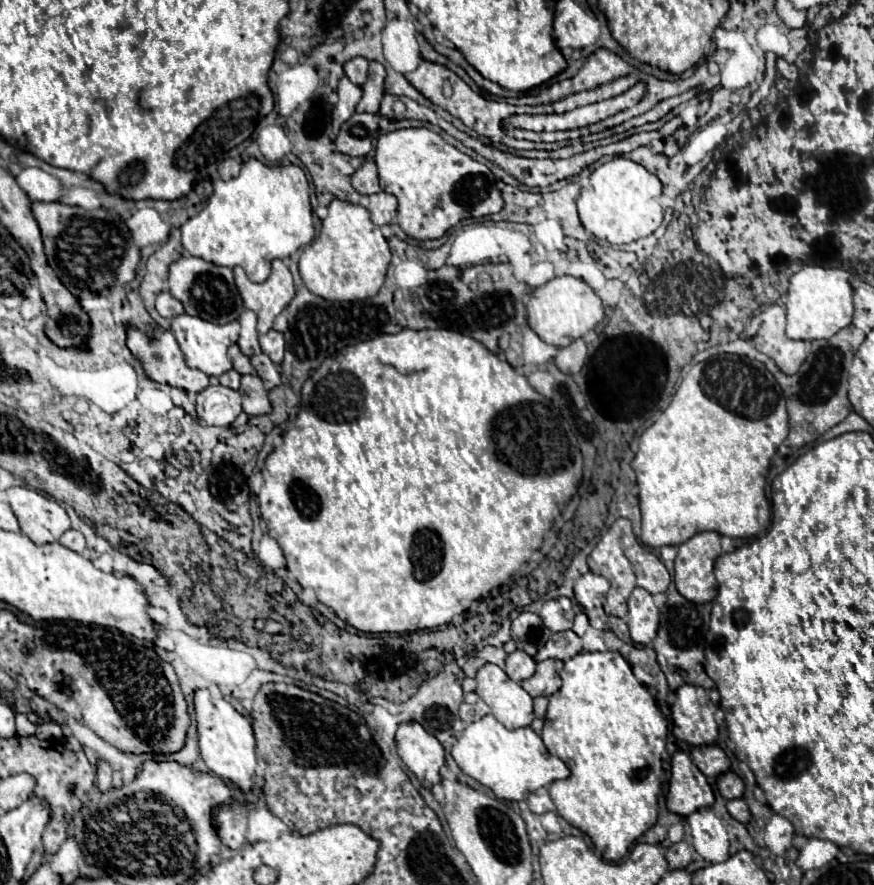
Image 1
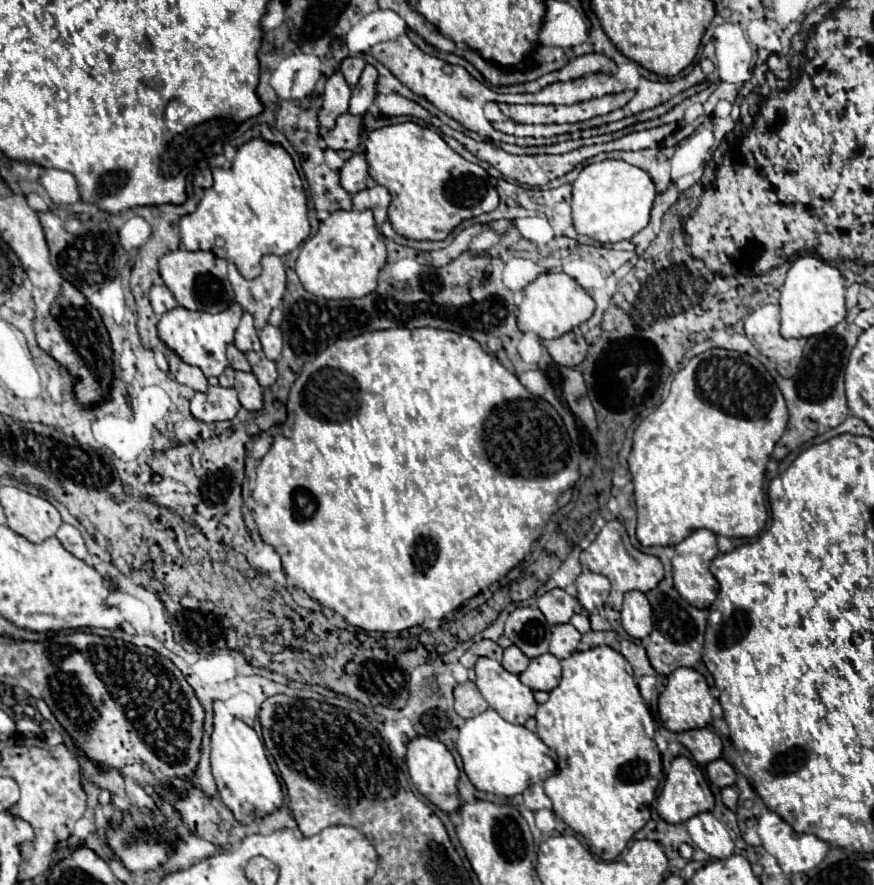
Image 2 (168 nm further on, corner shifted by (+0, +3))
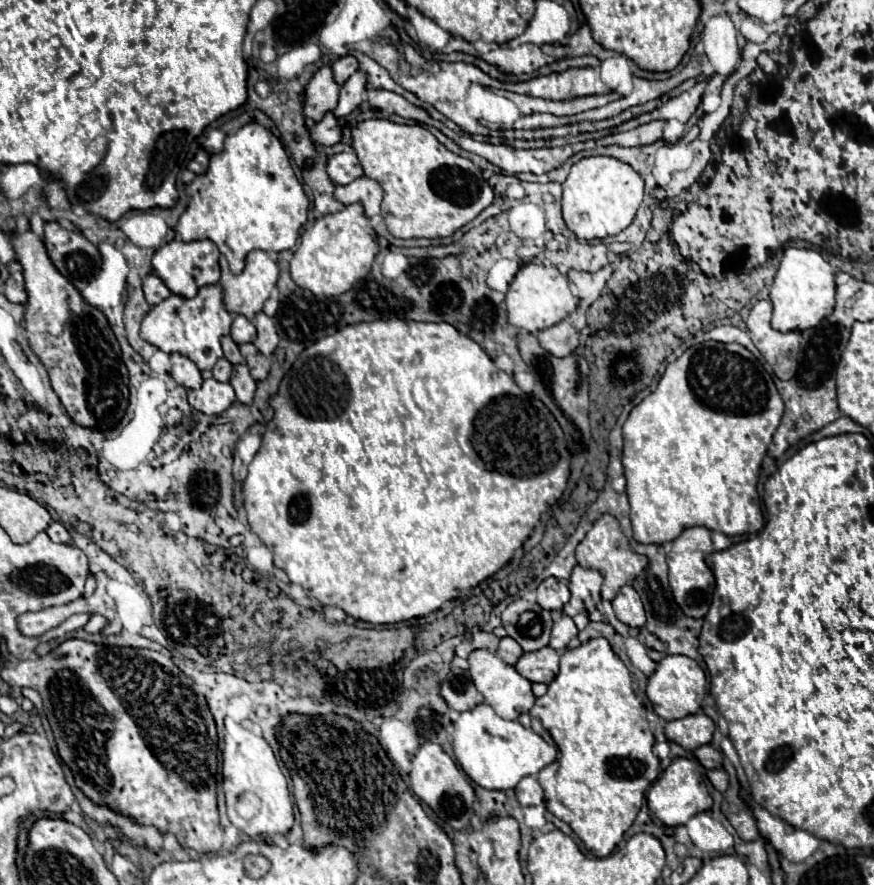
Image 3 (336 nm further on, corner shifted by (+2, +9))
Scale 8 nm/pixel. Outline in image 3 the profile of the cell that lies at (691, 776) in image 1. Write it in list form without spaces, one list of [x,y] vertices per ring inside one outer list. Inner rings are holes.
[[[677,759],[651,785],[651,789],[647,793],[647,805],[649,805],[649,815],[657,825],[673,827],[673,825],[685,825],[689,821],[689,817],[711,809],[713,799],[695,761],[693,759]]]

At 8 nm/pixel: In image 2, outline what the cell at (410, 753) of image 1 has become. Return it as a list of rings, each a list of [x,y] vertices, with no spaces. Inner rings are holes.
[[[415,737],[409,741],[407,745],[407,755],[405,755],[405,761],[407,761],[407,769],[409,769],[409,775],[411,775],[411,781],[415,783],[417,791],[427,797],[433,805],[437,805],[441,811],[445,813],[451,813],[451,811],[457,811],[461,799],[457,795],[457,779],[459,779],[459,769],[455,765],[455,759],[453,755],[447,751],[447,747],[435,739],[429,739],[429,737]]]

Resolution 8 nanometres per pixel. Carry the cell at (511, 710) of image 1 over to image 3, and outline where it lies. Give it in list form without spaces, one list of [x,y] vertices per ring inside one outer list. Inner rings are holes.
[[[477,649],[469,655],[469,673],[477,687],[477,691],[485,697],[485,703],[493,707],[493,711],[503,719],[517,719],[521,713],[527,713],[533,707],[535,695],[531,691],[531,683],[515,671],[515,667],[501,661],[495,653],[487,649]]]

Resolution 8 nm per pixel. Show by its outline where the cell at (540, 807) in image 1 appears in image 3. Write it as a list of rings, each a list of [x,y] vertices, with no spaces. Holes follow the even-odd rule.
[[[523,777],[515,787],[515,795],[521,805],[543,805],[543,789],[535,777]]]

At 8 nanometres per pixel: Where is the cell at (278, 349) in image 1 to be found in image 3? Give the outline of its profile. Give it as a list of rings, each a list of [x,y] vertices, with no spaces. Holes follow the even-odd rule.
[[[257,313],[257,317],[253,319],[253,325],[257,327],[257,339],[253,341],[257,345],[257,349],[263,355],[271,355],[279,343],[277,331],[275,331],[275,323],[271,317],[267,317],[265,313]]]

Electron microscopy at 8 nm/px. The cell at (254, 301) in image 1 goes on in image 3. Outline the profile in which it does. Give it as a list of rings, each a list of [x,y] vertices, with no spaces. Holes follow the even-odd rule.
[[[251,251],[245,257],[245,269],[239,275],[233,275],[229,271],[229,265],[225,257],[219,257],[219,267],[221,267],[221,287],[223,287],[223,305],[229,313],[239,313],[245,315],[249,321],[263,309],[263,303],[267,301],[271,289],[277,283],[279,277],[279,267],[277,263],[265,253],[265,251]]]

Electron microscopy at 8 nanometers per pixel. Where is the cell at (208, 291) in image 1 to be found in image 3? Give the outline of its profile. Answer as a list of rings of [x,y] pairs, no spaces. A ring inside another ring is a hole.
[[[173,239],[159,247],[151,259],[155,275],[171,289],[171,293],[181,295],[181,297],[195,297],[197,289],[207,283],[217,283],[219,281],[219,249],[213,241],[179,241]]]

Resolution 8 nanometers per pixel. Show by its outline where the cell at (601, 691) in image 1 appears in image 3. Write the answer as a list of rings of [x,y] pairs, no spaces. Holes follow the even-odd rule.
[[[603,637],[589,639],[577,649],[567,649],[561,655],[559,675],[549,683],[547,693],[536,698],[529,715],[533,731],[561,753],[555,764],[546,766],[539,773],[539,785],[545,791],[547,809],[557,819],[569,823],[595,857],[607,857],[635,821],[649,785],[661,773],[659,759],[651,751],[653,733],[647,723],[647,713],[633,693],[629,669]]]

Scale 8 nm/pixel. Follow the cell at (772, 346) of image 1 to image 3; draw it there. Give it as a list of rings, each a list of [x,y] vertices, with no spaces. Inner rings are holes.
[[[757,301],[749,313],[749,319],[747,319],[747,329],[749,329],[749,335],[751,335],[751,341],[755,343],[755,347],[761,351],[761,355],[765,357],[765,361],[773,367],[773,373],[787,381],[795,375],[797,371],[797,357],[799,357],[799,333],[787,333],[790,331],[775,331],[769,321],[771,321],[771,311],[773,311],[773,305],[771,301]]]

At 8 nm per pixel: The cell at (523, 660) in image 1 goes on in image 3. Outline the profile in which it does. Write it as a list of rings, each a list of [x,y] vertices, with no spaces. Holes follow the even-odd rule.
[[[511,637],[501,639],[501,643],[497,647],[497,657],[501,657],[509,665],[515,665],[521,655],[523,655],[523,649],[515,639],[511,639]]]

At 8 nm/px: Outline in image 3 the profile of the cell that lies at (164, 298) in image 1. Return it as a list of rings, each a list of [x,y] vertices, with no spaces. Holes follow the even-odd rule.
[[[153,273],[143,279],[143,293],[145,293],[145,299],[147,299],[147,303],[151,307],[161,303],[165,297],[171,295],[171,291],[165,287],[165,283],[157,275],[153,275]]]

